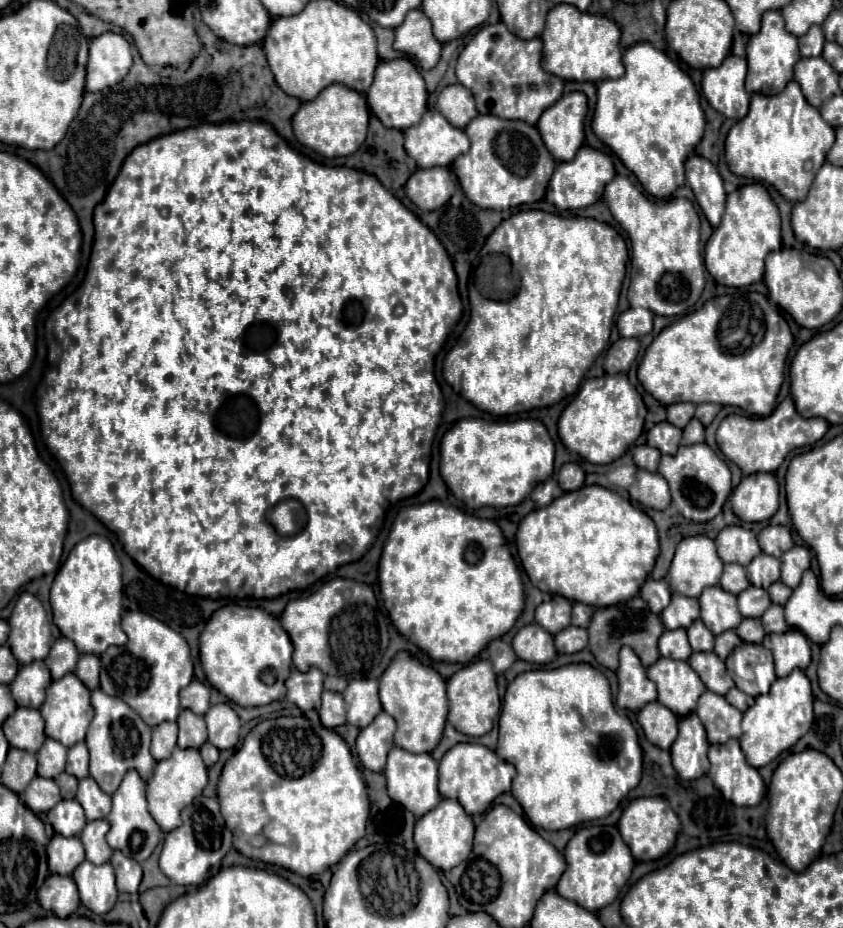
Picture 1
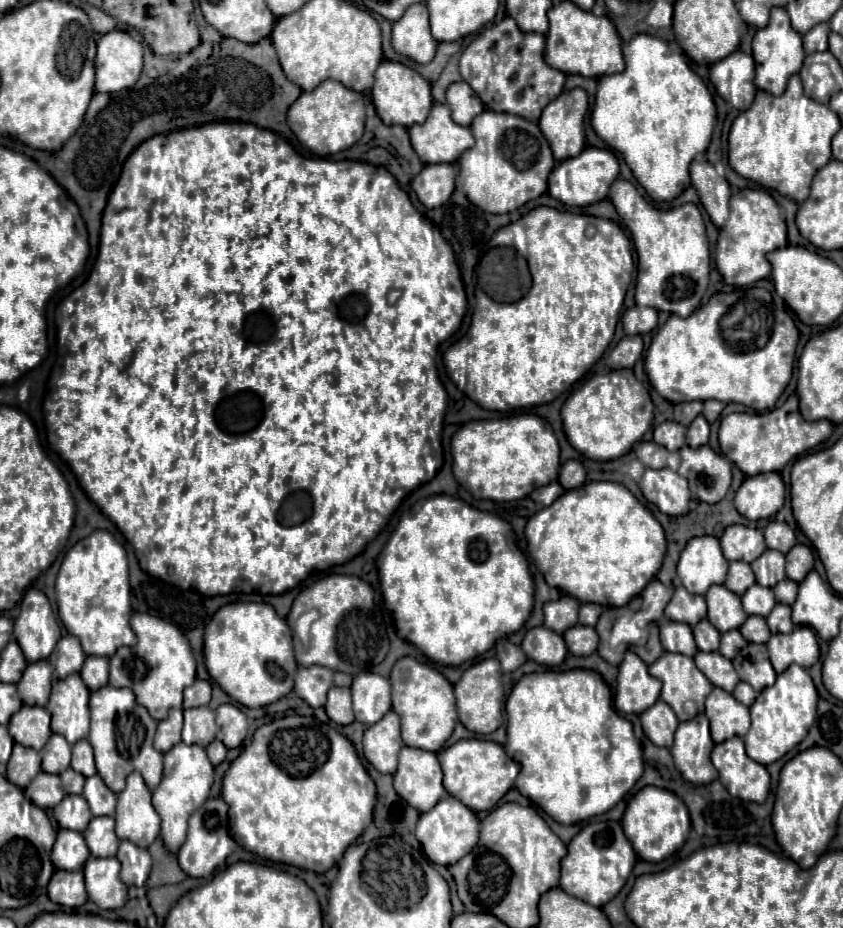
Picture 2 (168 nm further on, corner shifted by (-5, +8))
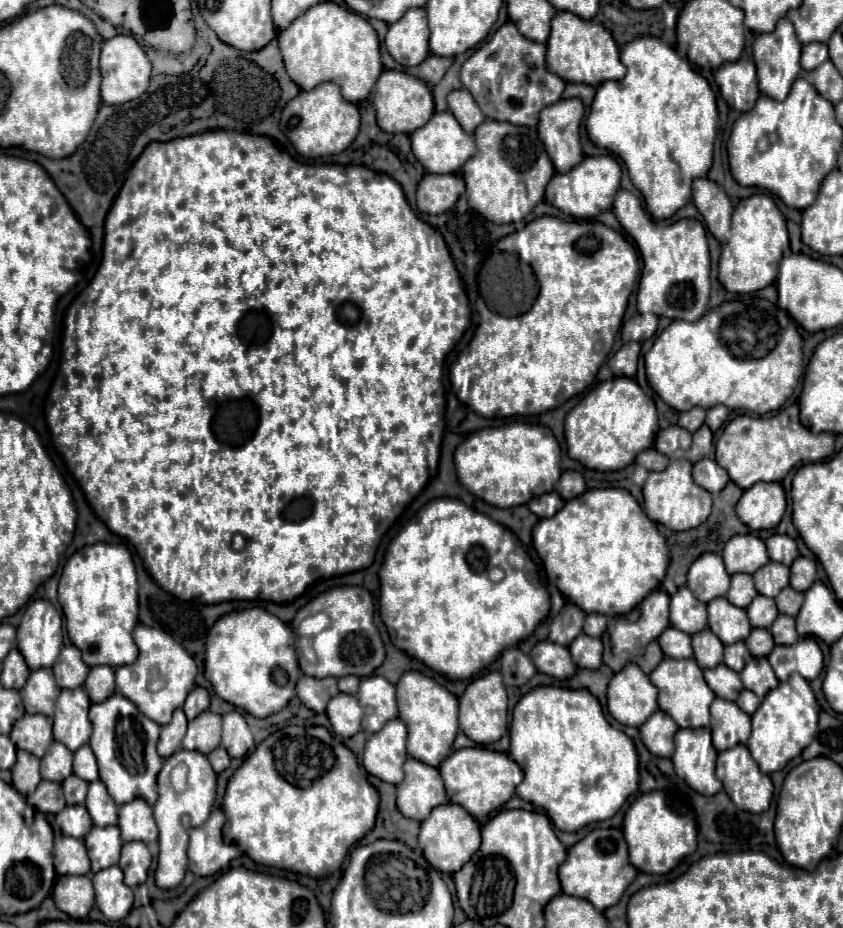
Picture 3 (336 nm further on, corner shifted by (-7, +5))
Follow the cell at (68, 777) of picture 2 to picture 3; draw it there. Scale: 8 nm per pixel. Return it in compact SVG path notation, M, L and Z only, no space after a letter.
M74 774L68 776L64 782L62 782L62 788L64 788L64 796L66 796L66 804L68 806L74 806L74 804L84 804L84 798L86 798L86 790L88 790L88 782L76 778Z

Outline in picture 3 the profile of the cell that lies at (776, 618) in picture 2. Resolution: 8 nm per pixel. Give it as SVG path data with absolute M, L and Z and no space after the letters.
M780 614L780 616L776 618L776 622L772 624L770 632L772 632L772 636L774 636L774 642L776 642L776 644L782 644L782 646L788 646L788 644L792 644L792 642L798 640L796 622L794 622L792 616Z

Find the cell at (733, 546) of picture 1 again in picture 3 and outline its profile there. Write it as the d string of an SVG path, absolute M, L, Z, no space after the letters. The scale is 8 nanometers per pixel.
M752 534L732 536L724 546L722 558L728 574L754 574L760 566L764 566L764 562L770 562L764 542Z

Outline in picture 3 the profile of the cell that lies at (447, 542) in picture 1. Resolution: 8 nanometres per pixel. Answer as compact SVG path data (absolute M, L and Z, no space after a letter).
M456 498L428 502L390 542L384 560L378 574L380 618L392 644L450 680L474 678L508 646L526 640L550 612L550 596L520 540L502 524Z

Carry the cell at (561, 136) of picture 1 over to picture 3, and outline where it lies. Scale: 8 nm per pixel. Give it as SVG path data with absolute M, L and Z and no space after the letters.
M580 98L560 100L540 112L538 134L560 174L572 170L572 166L580 164L584 158L580 148L582 116L584 104Z

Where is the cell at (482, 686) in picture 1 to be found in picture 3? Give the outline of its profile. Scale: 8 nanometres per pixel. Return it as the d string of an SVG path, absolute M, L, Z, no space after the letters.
M488 672L468 684L460 696L460 730L474 740L476 744L494 744L508 730L508 712L506 712L506 688L500 678L500 672Z

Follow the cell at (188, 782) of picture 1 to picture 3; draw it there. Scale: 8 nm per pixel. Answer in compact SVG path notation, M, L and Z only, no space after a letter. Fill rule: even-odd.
M178 750L174 756L164 760L164 766L158 774L156 784L158 784L158 800L154 804L154 820L160 830L160 836L158 836L160 854L158 854L158 868L156 868L154 878L160 890L174 890L184 880L186 866L188 866L188 858L186 858L188 834L182 824L182 816L190 818L190 826L202 826L208 820L208 814L212 812L212 806L216 800L216 772L212 770L204 754L196 750L194 752ZM183 765L188 767L174 767ZM186 783L188 783L188 788L184 788ZM176 790L184 792L176 792Z

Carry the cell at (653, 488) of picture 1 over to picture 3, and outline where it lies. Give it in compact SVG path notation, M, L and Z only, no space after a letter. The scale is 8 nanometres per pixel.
M672 460L666 470L650 472L644 484L644 512L652 522L664 524L670 530L684 532L706 522L712 510L712 496L708 490L696 486L692 480L692 462L688 460Z

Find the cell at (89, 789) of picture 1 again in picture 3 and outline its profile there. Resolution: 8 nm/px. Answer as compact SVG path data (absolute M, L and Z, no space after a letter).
M100 780L90 784L88 796L86 796L86 808L92 816L94 826L112 826L112 824L116 824L118 806L114 804L114 800L110 798L106 786Z

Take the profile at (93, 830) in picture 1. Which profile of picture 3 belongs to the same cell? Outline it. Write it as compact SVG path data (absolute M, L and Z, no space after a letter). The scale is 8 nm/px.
M94 826L88 836L84 838L86 842L86 850L92 862L92 872L96 874L96 870L104 870L108 866L114 866L120 858L120 850L122 850L122 838L120 838L120 830L118 826Z

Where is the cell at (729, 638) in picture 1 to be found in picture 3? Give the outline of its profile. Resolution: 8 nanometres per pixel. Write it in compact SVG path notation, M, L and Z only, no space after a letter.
M736 642L736 644L730 644L730 646L724 648L724 664L726 664L730 670L740 672L740 670L746 666L748 658L750 658L750 654L748 654L744 642Z

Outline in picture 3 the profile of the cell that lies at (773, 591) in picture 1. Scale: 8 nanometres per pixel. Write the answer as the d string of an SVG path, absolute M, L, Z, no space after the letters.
M784 588L778 596L776 596L776 604L778 604L778 612L780 614L788 614L792 618L796 618L796 614L800 612L800 606L804 602L804 594L794 590L794 588Z

